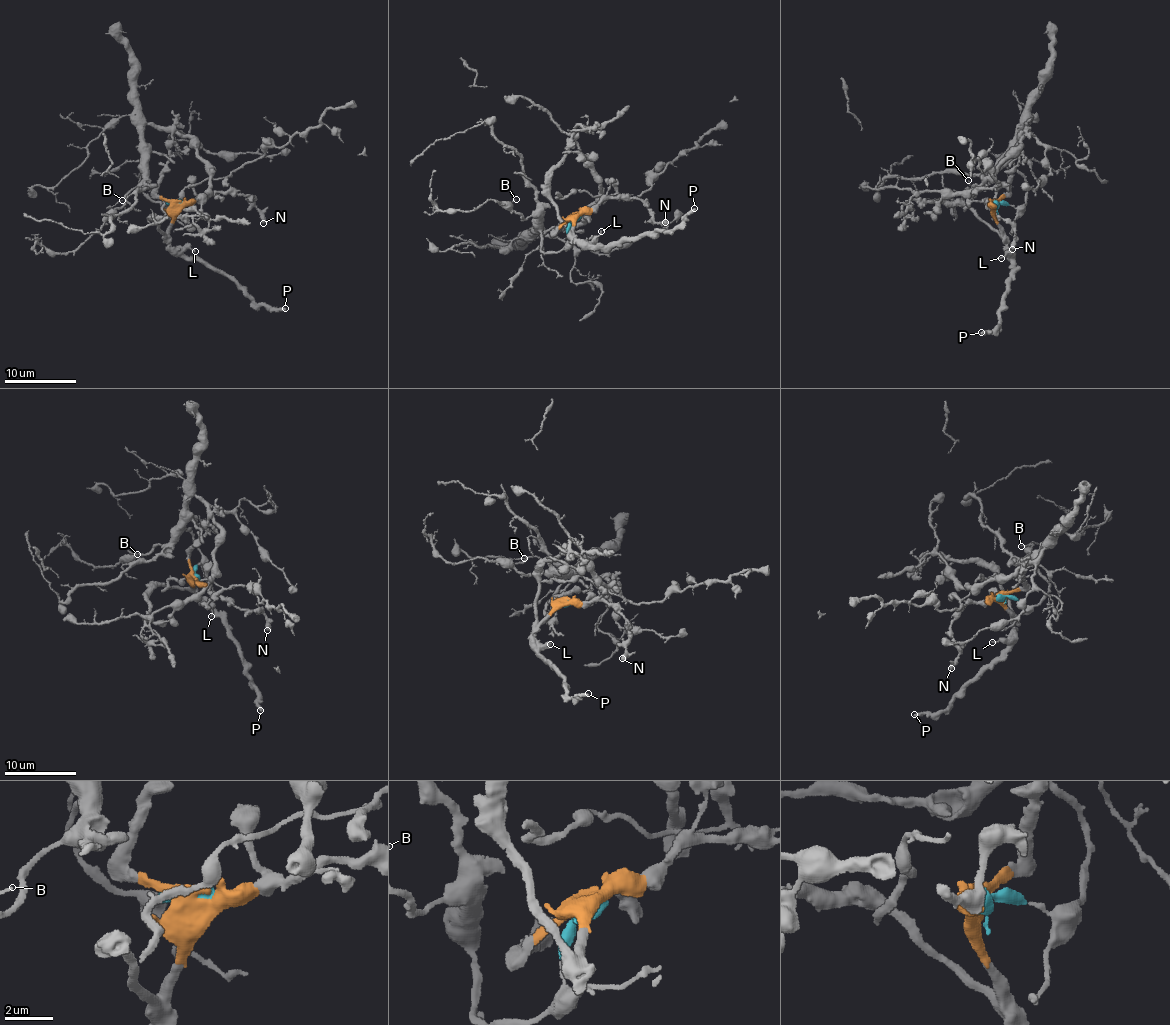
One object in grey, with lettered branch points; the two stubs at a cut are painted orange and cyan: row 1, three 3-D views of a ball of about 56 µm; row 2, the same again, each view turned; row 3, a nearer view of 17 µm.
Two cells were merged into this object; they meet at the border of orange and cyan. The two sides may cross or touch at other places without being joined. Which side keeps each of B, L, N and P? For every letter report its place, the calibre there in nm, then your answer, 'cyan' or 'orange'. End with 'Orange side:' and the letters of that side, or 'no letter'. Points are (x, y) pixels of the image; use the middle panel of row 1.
B: place (516, 199); calibre 90 nm; cyan
L: place (601, 231); calibre 160 nm; orange
N: place (665, 222); calibre 480 nm; orange
P: place (694, 208); calibre 380 nm; orange
Orange side: L, N, P

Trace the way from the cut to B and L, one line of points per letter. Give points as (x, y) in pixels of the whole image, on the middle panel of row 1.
B: (574, 216), (561, 249), (545, 253), (541, 249), (541, 221), (535, 215), (523, 219), (507, 202), (516, 200)
L: (574, 216), (576, 220), (573, 227), (578, 239), (592, 241), (602, 231)

